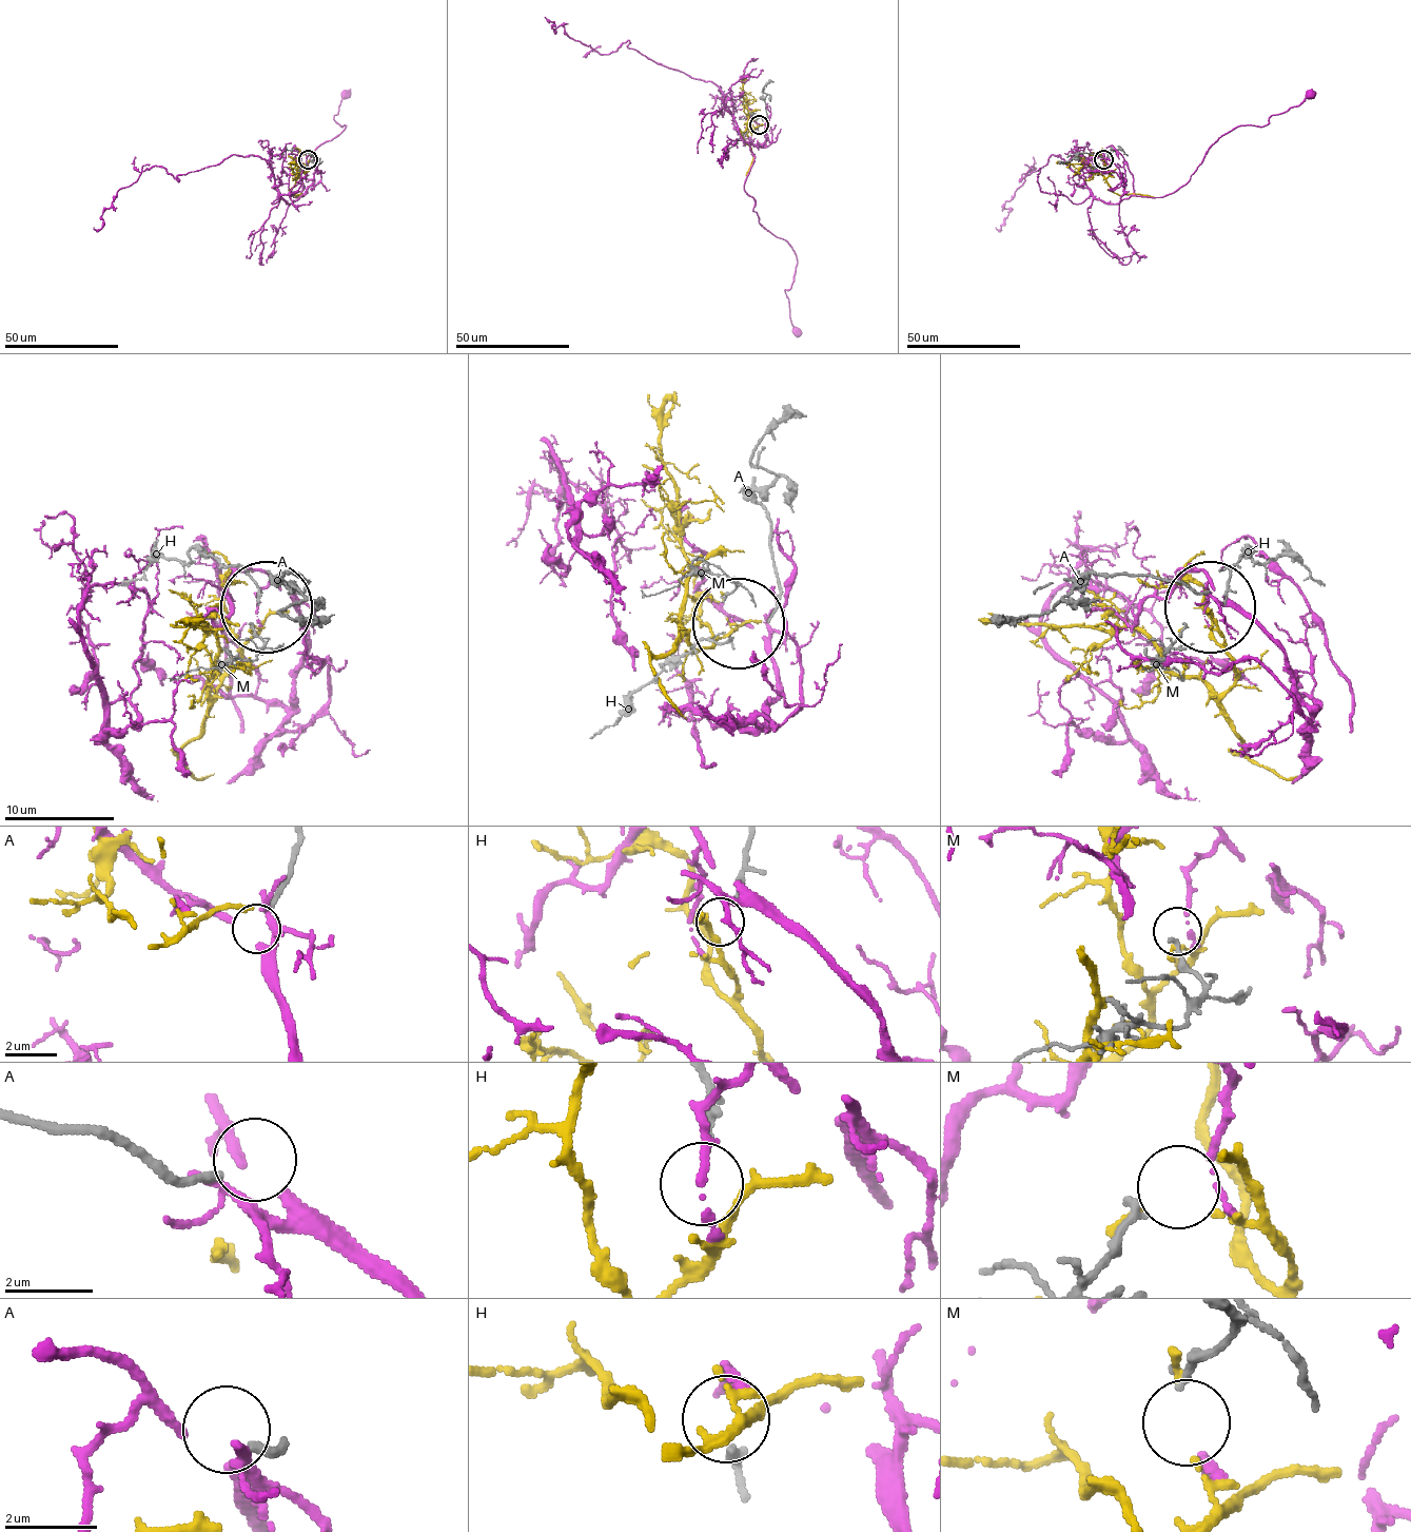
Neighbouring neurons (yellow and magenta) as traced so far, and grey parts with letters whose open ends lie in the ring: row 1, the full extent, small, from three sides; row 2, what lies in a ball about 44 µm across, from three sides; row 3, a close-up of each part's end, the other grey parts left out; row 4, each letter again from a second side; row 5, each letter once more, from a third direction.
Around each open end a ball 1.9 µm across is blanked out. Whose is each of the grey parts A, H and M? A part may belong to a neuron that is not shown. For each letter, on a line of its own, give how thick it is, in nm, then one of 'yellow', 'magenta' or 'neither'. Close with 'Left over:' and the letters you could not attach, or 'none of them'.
A: 180 nm | neither
H: 190 nm | neither
M: 200 nm | magenta
Left over: A, H

